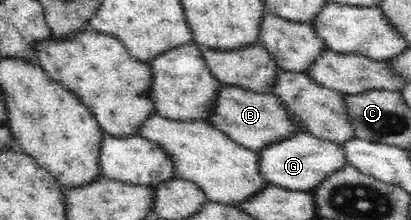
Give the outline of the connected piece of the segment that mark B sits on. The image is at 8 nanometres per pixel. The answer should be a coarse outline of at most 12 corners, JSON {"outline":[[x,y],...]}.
{"outline":[[231,85],[206,121],[255,152],[304,132],[281,99]]}

